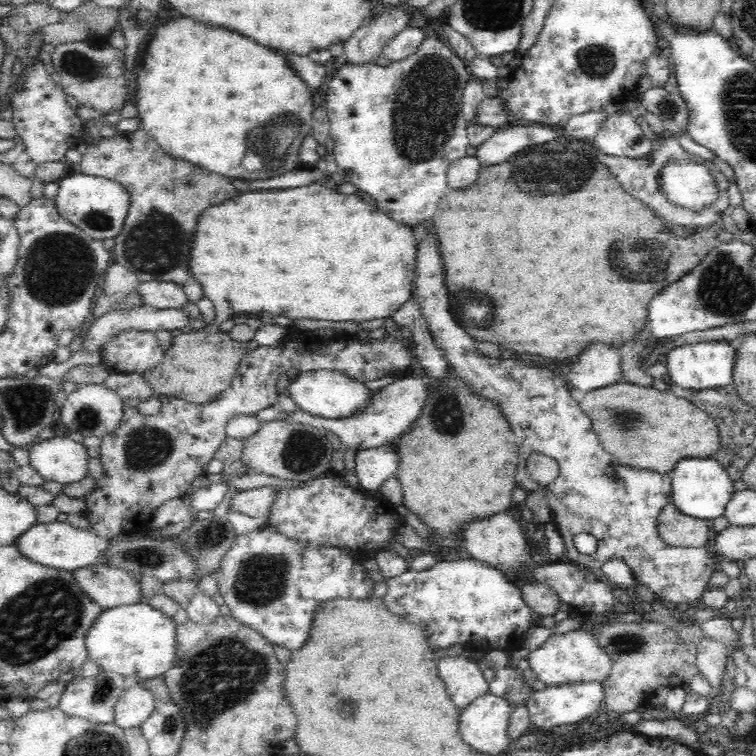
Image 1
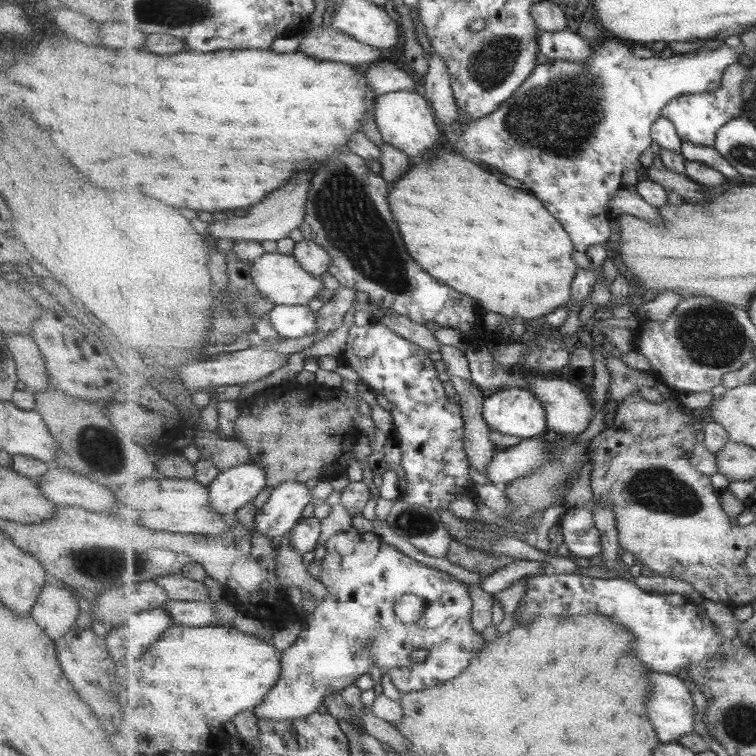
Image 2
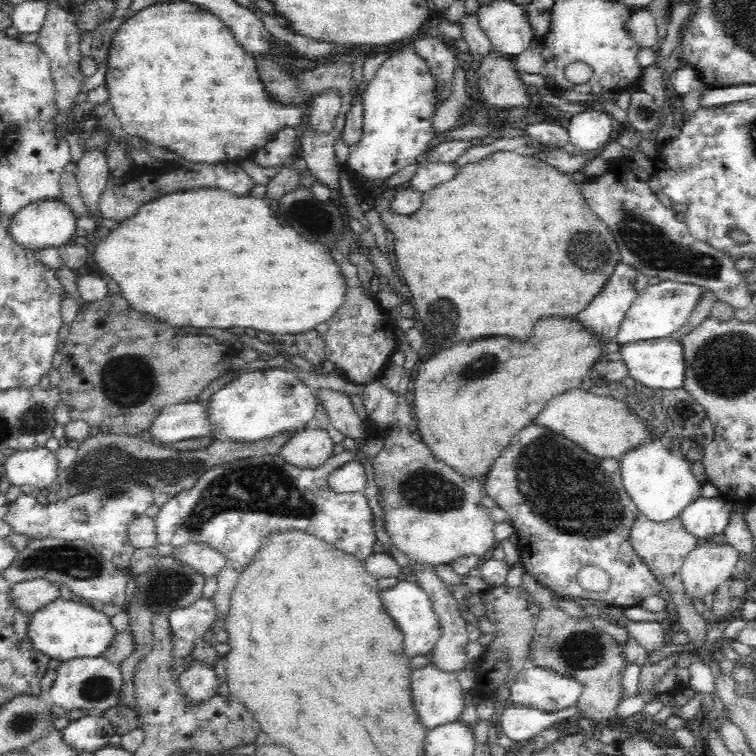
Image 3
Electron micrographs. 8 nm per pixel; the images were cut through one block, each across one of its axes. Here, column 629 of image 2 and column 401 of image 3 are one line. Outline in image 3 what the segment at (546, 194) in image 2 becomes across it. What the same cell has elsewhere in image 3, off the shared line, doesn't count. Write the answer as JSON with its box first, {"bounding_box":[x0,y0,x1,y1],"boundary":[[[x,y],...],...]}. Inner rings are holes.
{"bounding_box":[345,42,443,198],"boundary":[[[412,42],[394,52],[378,68],[362,96],[362,136],[349,147],[350,154],[345,164],[345,172],[354,183],[357,194],[369,198],[370,188],[366,184],[386,184],[386,180],[398,170],[422,161],[436,144],[434,136],[439,133],[432,128],[432,116],[443,102],[437,88],[437,80],[424,58],[414,50]],[[364,178],[368,180],[364,182]]]}

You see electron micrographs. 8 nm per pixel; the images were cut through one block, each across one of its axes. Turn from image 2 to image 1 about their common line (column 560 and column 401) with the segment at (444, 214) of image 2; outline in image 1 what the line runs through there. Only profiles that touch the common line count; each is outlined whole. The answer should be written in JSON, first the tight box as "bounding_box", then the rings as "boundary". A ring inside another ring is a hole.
{"bounding_box":[192,184,416,327],"boundary":[[[320,184],[304,185],[304,188],[290,188],[290,190],[262,190],[262,192],[248,192],[248,194],[240,194],[232,200],[228,200],[226,204],[220,204],[216,208],[208,208],[208,212],[204,212],[204,220],[200,220],[200,232],[196,234],[196,248],[192,252],[192,276],[196,272],[196,280],[202,284],[204,298],[212,300],[216,308],[216,319],[214,326],[219,327],[227,320],[233,320],[234,316],[242,312],[270,312],[270,317],[278,317],[284,314],[293,320],[311,319],[318,321],[330,322],[362,322],[367,320],[388,319],[392,317],[400,308],[403,308],[410,296],[414,294],[412,290],[412,282],[414,282],[414,266],[416,266],[416,236],[414,236],[414,228],[404,221],[396,221],[394,217],[390,217],[390,213],[386,213],[380,207],[376,208],[376,204],[368,204],[364,200],[360,200],[356,193],[338,194],[332,192],[332,189]]]}

